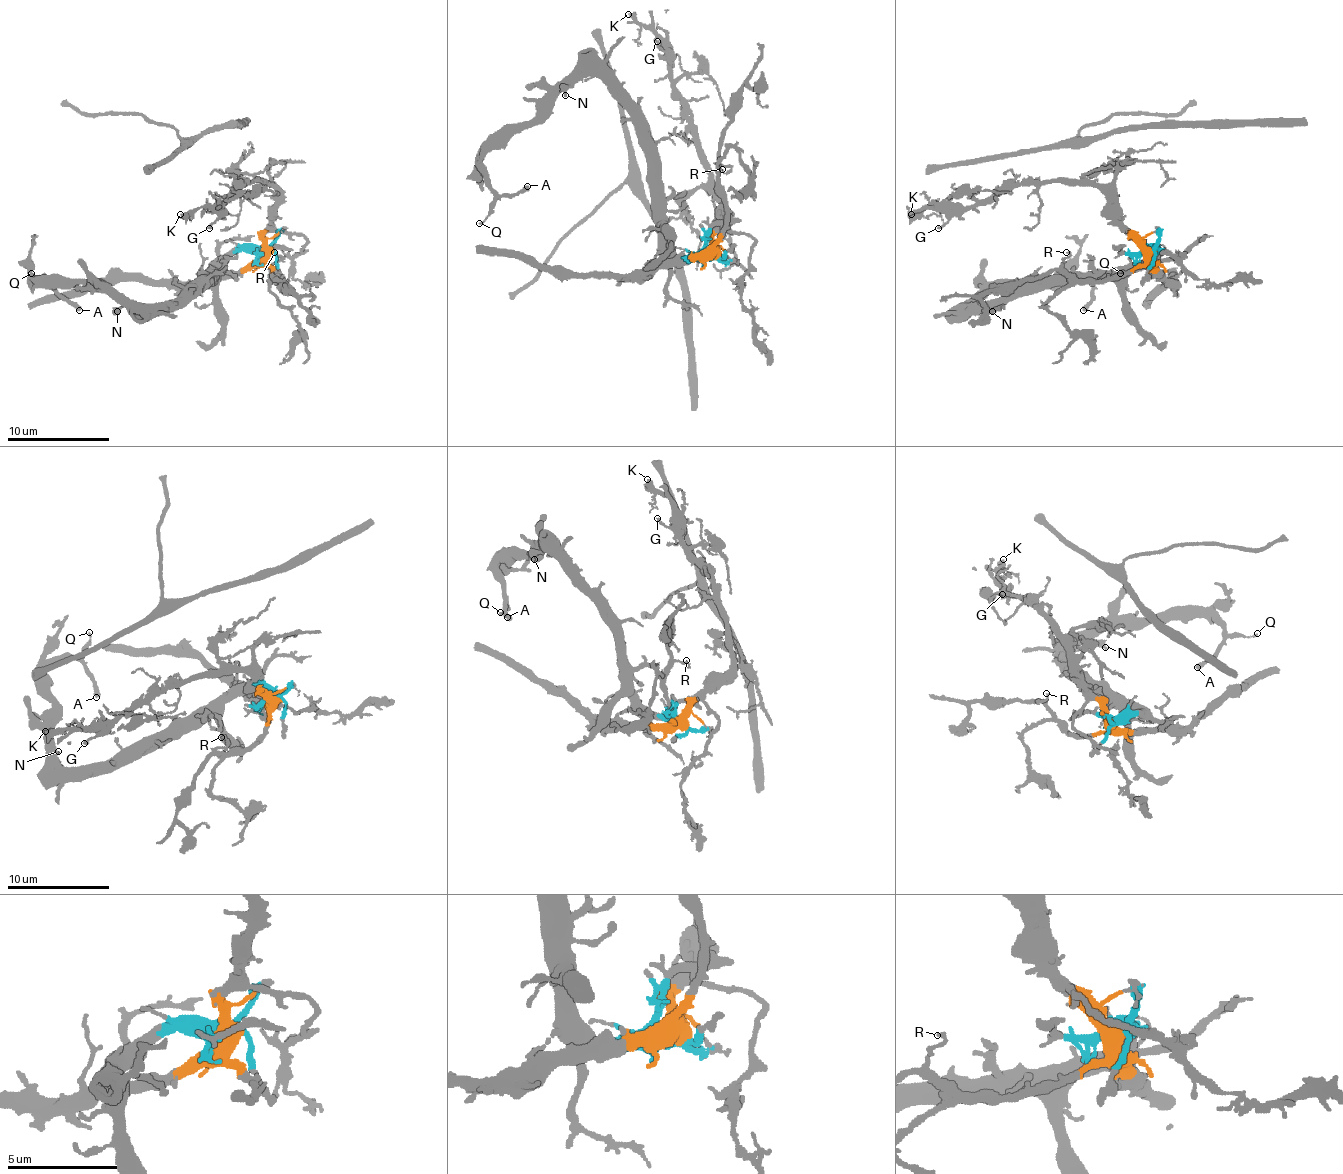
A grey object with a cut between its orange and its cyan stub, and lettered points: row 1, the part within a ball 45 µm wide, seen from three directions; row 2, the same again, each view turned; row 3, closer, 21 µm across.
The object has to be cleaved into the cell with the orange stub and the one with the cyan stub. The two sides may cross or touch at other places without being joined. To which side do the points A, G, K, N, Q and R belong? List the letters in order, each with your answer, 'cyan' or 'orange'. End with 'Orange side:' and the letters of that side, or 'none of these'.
A: cyan
G: orange
K: orange
N: cyan
Q: cyan
R: orange
Orange side: G, K, R

